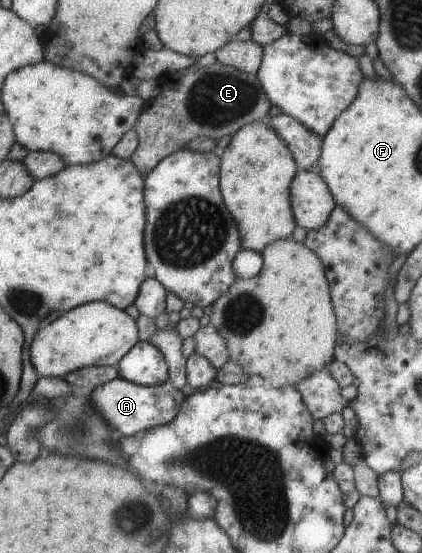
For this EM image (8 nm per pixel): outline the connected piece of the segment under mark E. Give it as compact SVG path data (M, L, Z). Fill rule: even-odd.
M215 61L208 66L193 66L160 74L160 93L149 99L134 122L137 146L129 157L138 173L145 177L163 158L182 149L192 138L217 140L231 137L243 125L262 120L271 103L256 74L249 74Z

